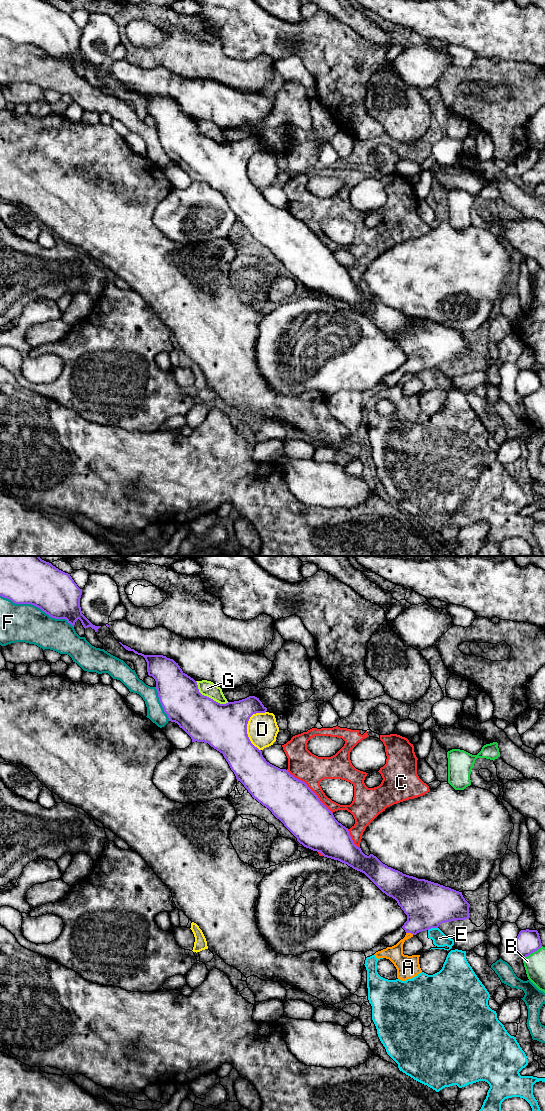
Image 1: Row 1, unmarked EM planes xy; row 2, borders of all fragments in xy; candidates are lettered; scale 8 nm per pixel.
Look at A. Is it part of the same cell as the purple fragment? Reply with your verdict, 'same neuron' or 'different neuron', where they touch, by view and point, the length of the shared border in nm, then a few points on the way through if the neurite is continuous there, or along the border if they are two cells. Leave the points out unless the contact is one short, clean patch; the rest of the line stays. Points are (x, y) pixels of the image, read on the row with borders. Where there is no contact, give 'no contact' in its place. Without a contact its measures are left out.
different neuron; meets purple in xy at (410, 932); contact 70 nm long; border along xy (406, 932), (413, 934)

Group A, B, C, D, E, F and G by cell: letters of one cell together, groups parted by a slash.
A C E / B / D / F / G

